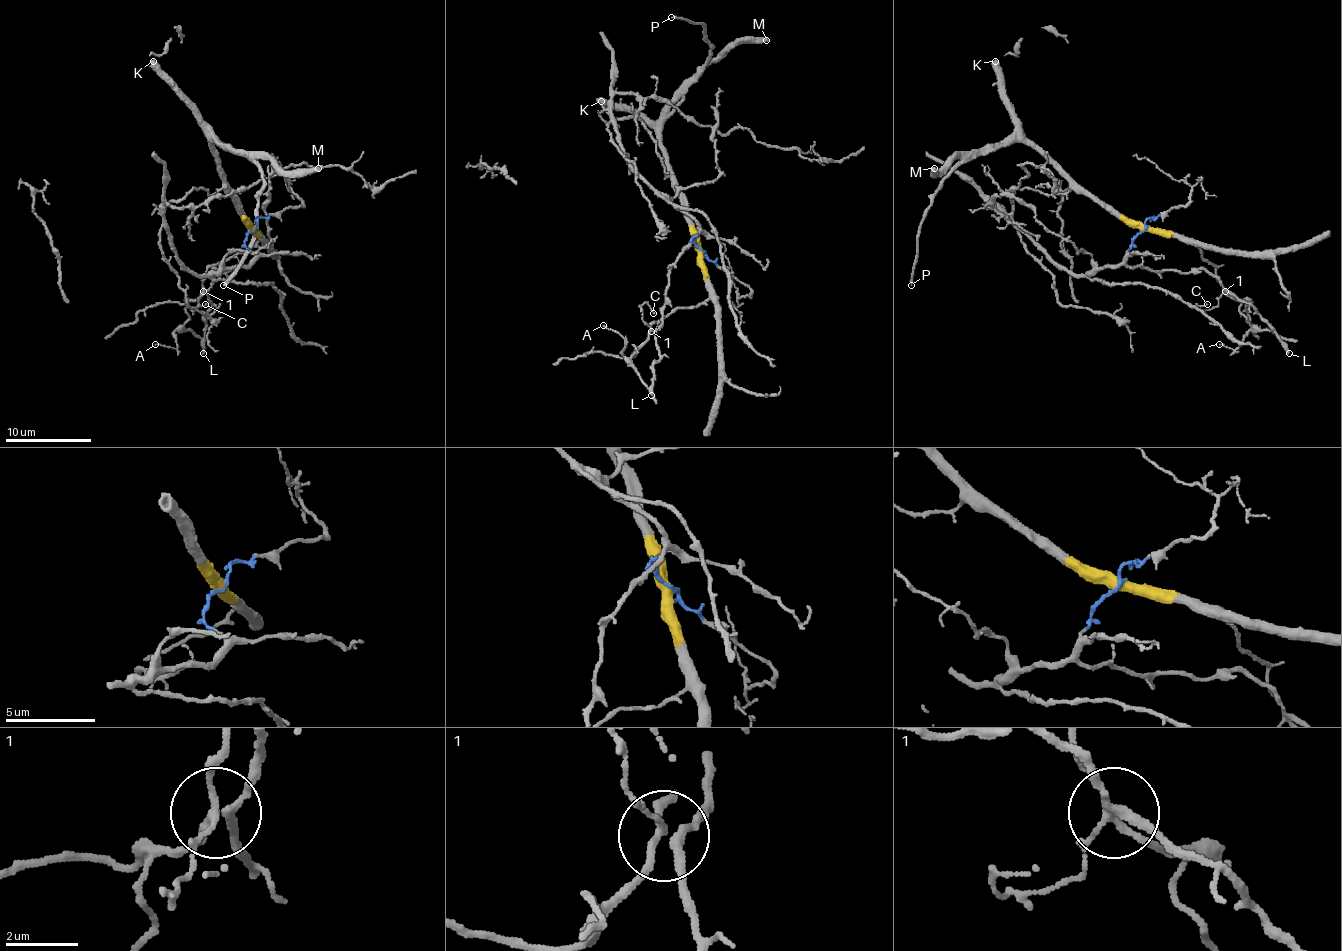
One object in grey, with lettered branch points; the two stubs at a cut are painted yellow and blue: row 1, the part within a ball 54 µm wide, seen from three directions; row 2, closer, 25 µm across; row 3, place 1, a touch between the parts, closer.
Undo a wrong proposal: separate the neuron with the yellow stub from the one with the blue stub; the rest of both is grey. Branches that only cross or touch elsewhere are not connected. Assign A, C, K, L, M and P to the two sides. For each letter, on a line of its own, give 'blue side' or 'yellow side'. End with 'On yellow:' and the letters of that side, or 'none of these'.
A: yellow side
C: yellow side
K: yellow side
L: blue side
M: yellow side
P: yellow side
On yellow: A, C, K, M, P

